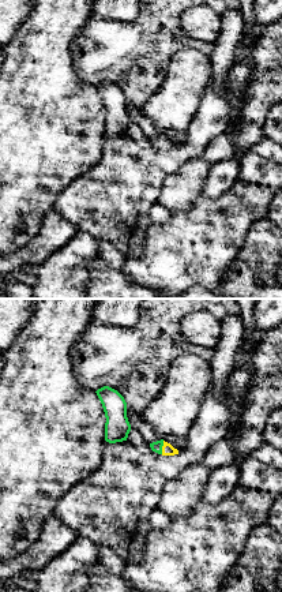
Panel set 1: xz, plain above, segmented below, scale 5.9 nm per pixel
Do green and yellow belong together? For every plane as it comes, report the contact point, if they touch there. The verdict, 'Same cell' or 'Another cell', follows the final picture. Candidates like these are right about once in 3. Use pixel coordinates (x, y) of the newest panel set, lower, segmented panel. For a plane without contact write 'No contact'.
Touches green at (161, 448)

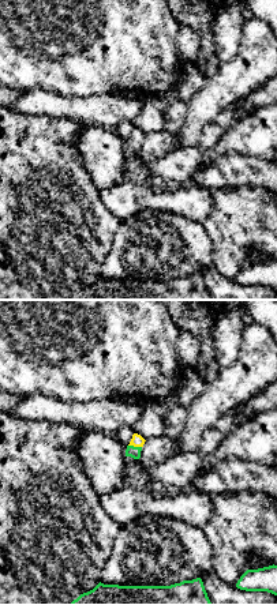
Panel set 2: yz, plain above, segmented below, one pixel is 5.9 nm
Touches green at (135, 447)

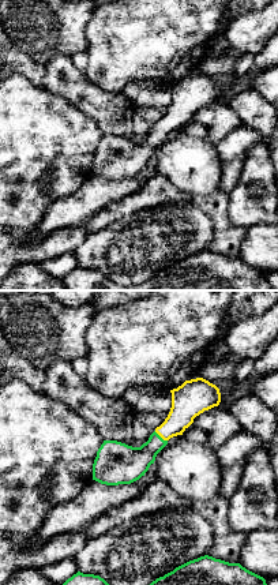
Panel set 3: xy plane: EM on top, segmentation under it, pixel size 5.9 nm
Touches green at (160, 437)

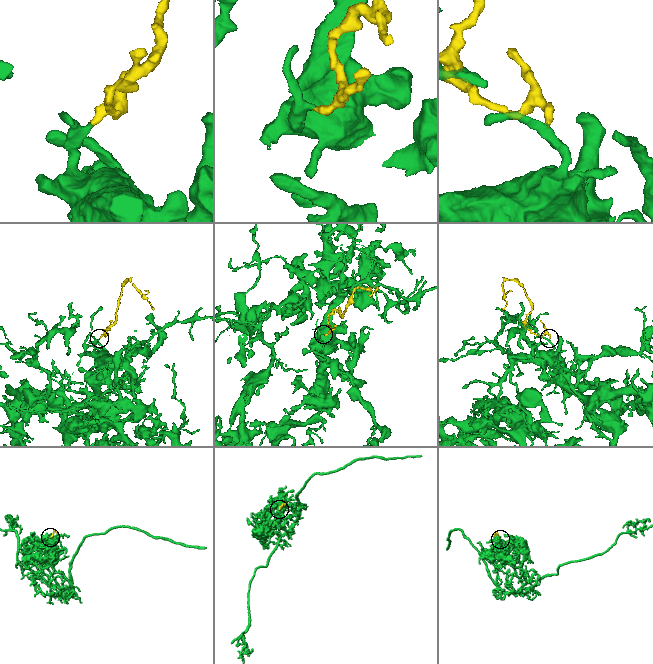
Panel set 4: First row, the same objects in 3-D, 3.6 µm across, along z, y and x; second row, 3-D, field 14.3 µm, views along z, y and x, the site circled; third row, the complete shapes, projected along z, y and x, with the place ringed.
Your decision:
Same cell

